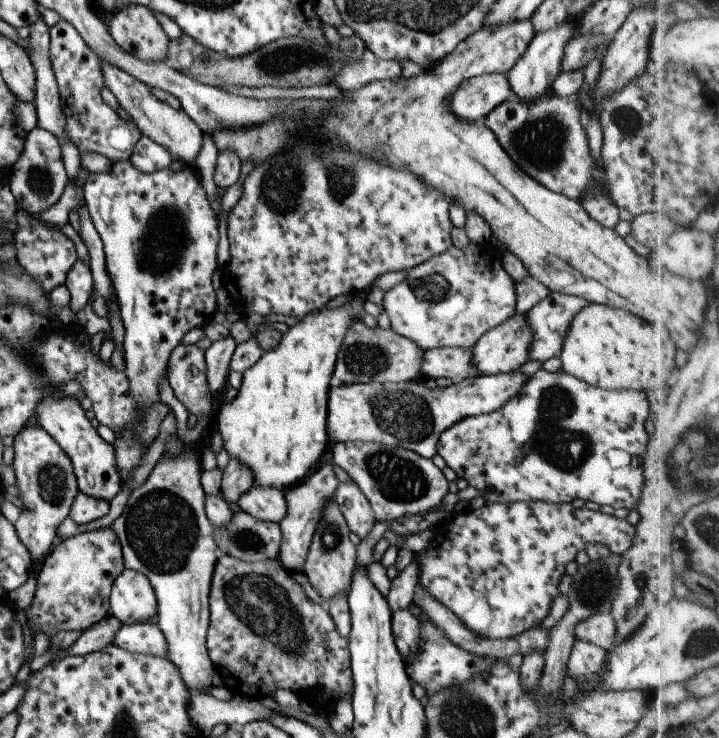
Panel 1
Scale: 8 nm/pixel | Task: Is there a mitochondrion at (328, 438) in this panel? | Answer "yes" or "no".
no

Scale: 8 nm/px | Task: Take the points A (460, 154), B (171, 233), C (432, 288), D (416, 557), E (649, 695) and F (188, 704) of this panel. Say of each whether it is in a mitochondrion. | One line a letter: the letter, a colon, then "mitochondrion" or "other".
A: other
B: mitochondrion
C: mitochondrion
D: other
E: other
F: other

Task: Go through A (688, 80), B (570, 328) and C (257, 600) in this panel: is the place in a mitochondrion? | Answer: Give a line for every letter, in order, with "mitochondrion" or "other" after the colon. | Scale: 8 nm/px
A: other
B: other
C: mitochondrion

